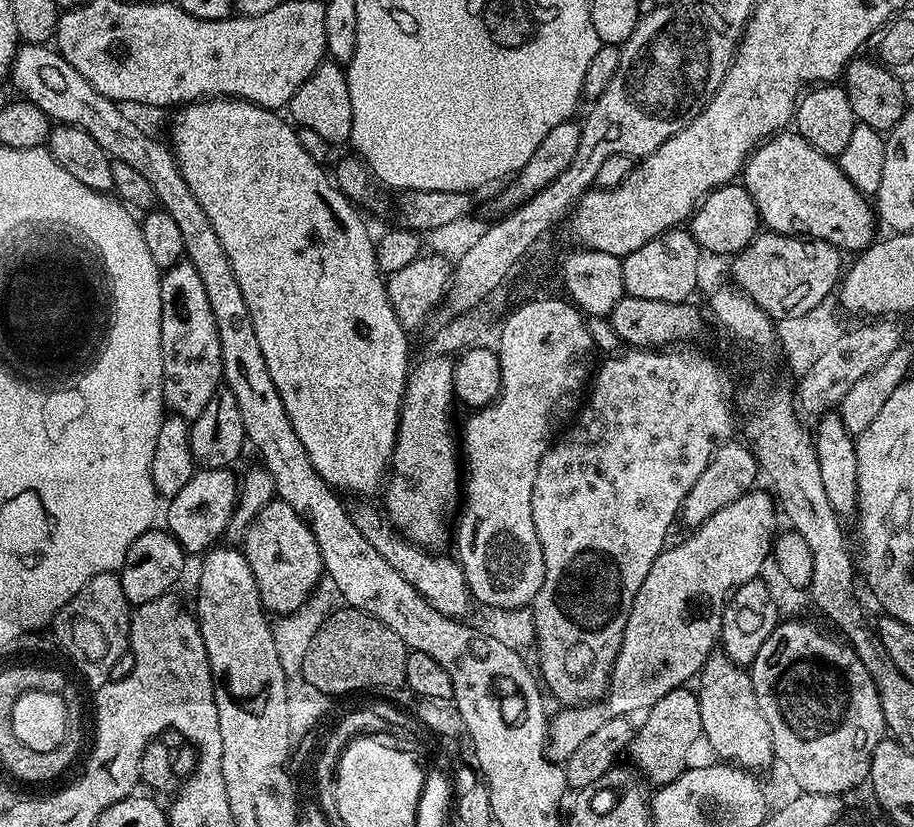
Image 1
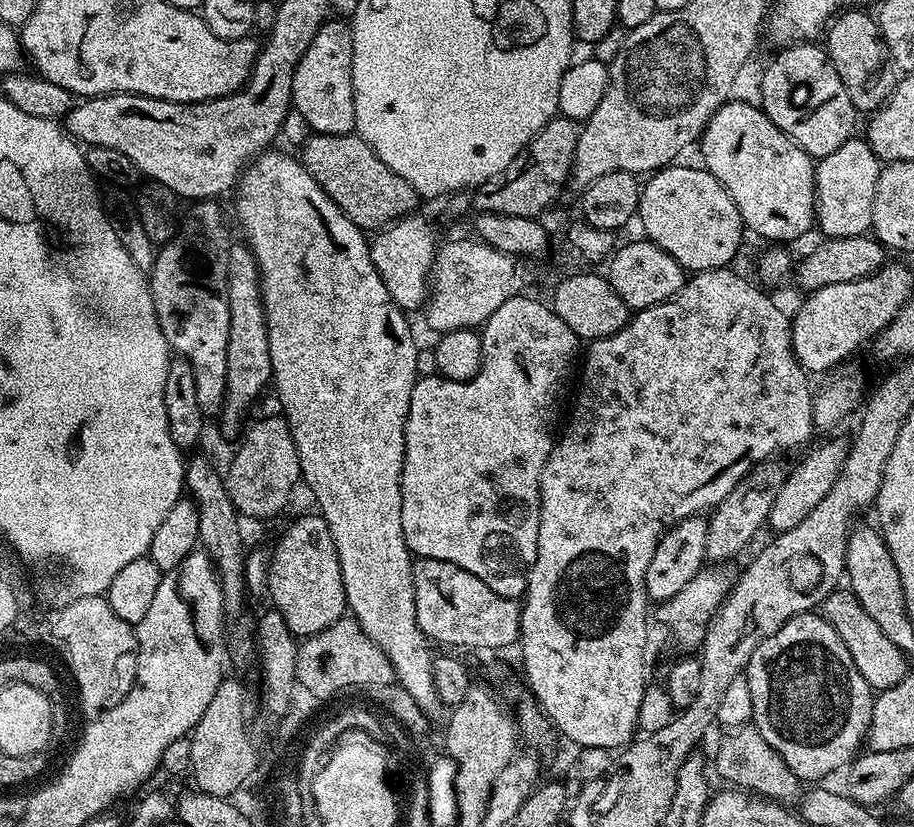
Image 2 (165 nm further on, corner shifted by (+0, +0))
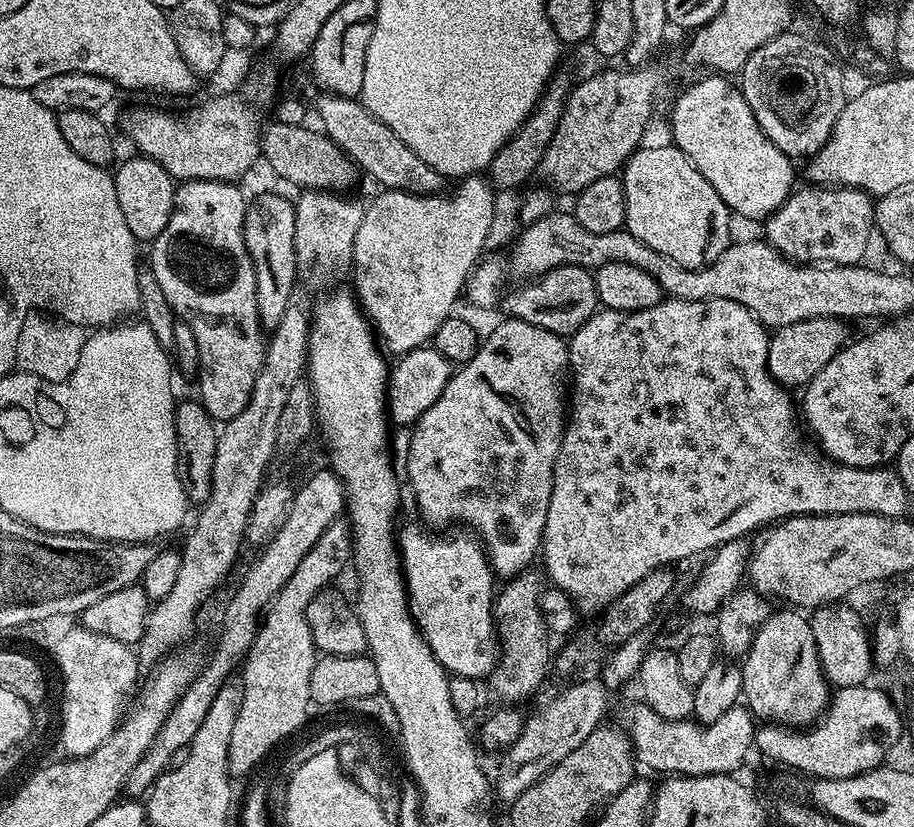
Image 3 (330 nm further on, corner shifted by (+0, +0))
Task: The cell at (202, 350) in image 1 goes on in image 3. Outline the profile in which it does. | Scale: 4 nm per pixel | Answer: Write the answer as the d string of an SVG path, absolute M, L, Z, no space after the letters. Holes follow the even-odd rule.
M185 180L176 189L174 206L166 230L151 241L152 261L150 267L158 286L166 294L166 302L175 310L179 319L185 320L194 330L198 341L200 359L200 405L212 419L223 422L238 418L246 402L250 402L250 390L254 390L254 378L262 370L266 347L266 329L260 325L258 316L258 286L254 272L254 262L250 250L246 248L244 219L248 200L241 185L227 180Z

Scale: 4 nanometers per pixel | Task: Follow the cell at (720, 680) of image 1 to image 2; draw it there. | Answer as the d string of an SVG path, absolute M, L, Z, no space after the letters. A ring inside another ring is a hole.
M755 726L738 728L728 734L716 752L716 768L720 771L722 779L732 783L729 785L769 800L792 802L788 800L795 801L802 792L802 781L794 775L790 766L786 766L778 750L774 750L774 746L770 746L770 742L762 738L762 734Z

